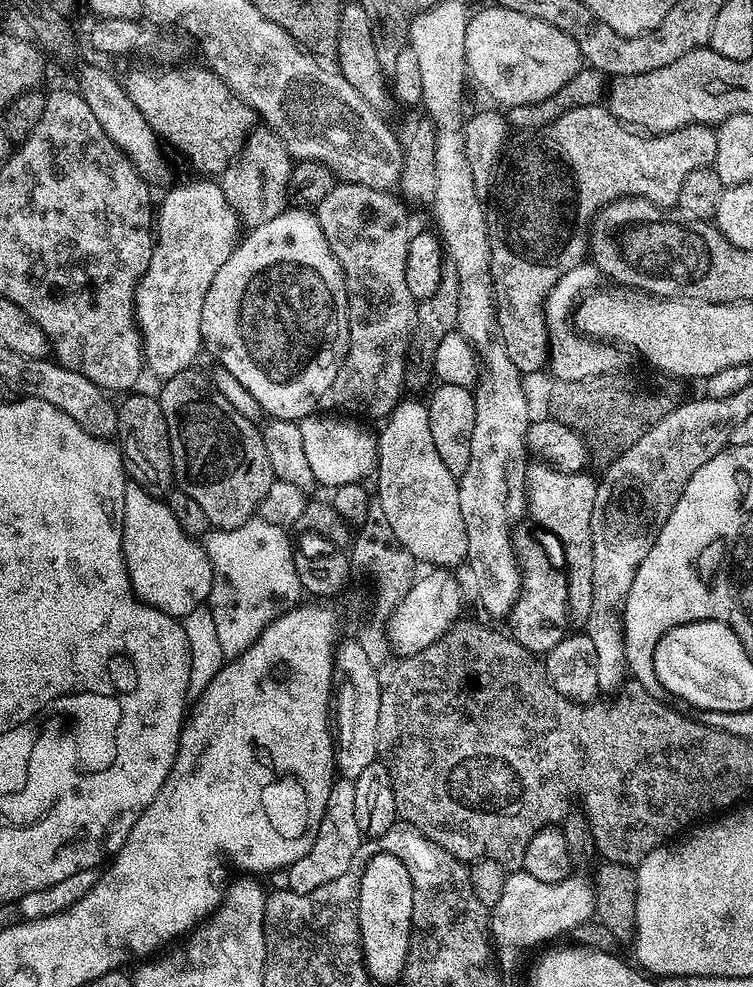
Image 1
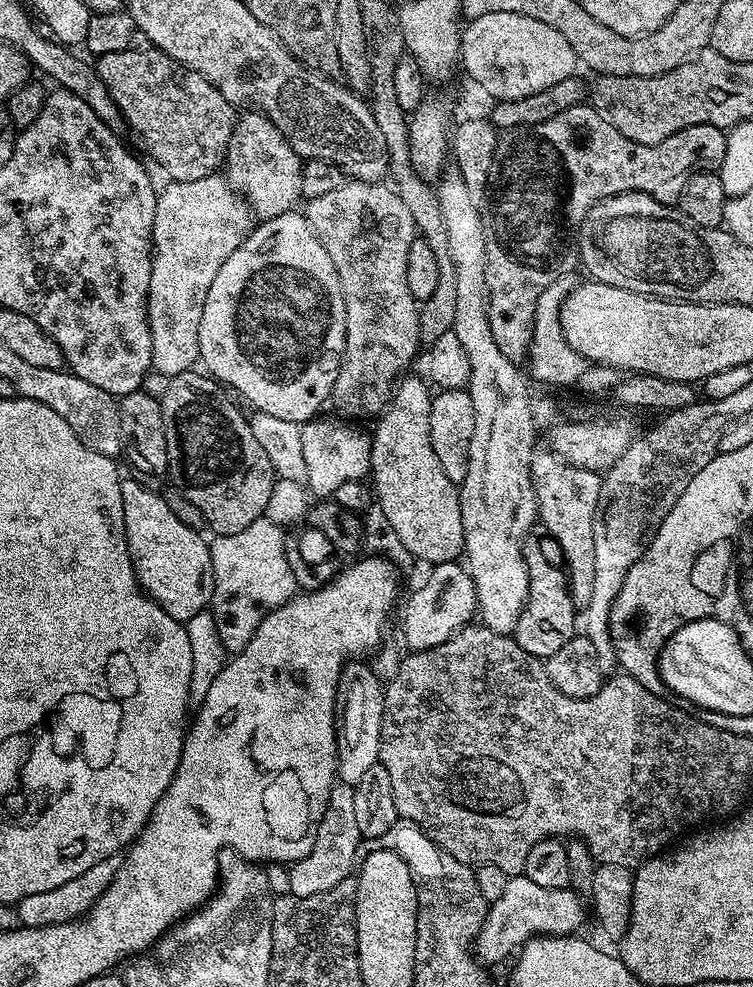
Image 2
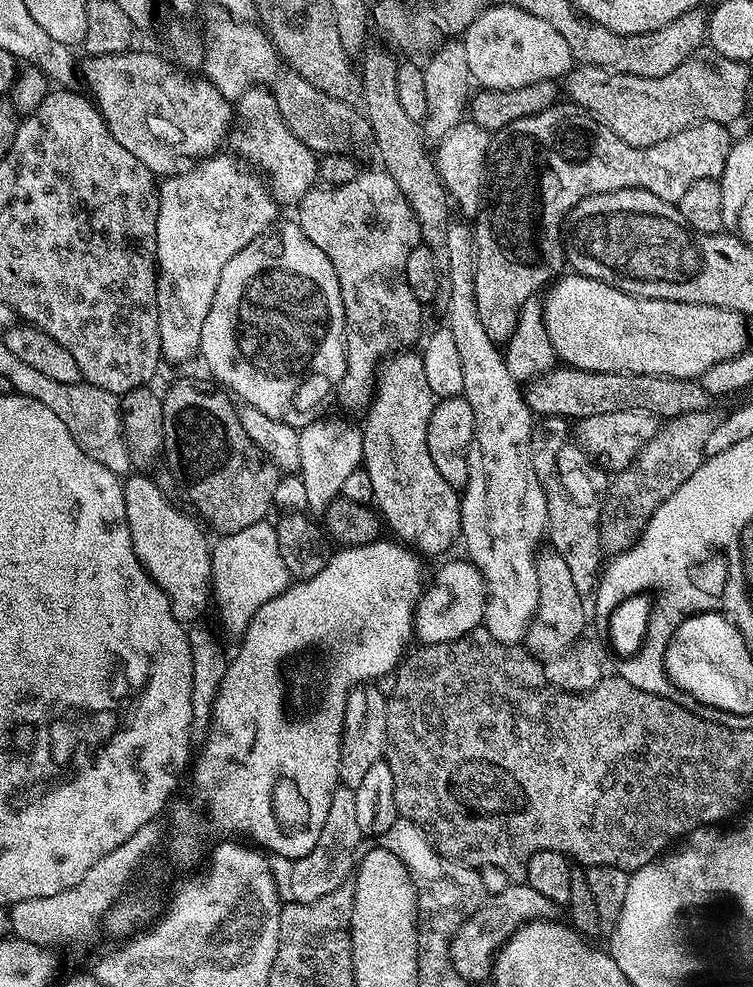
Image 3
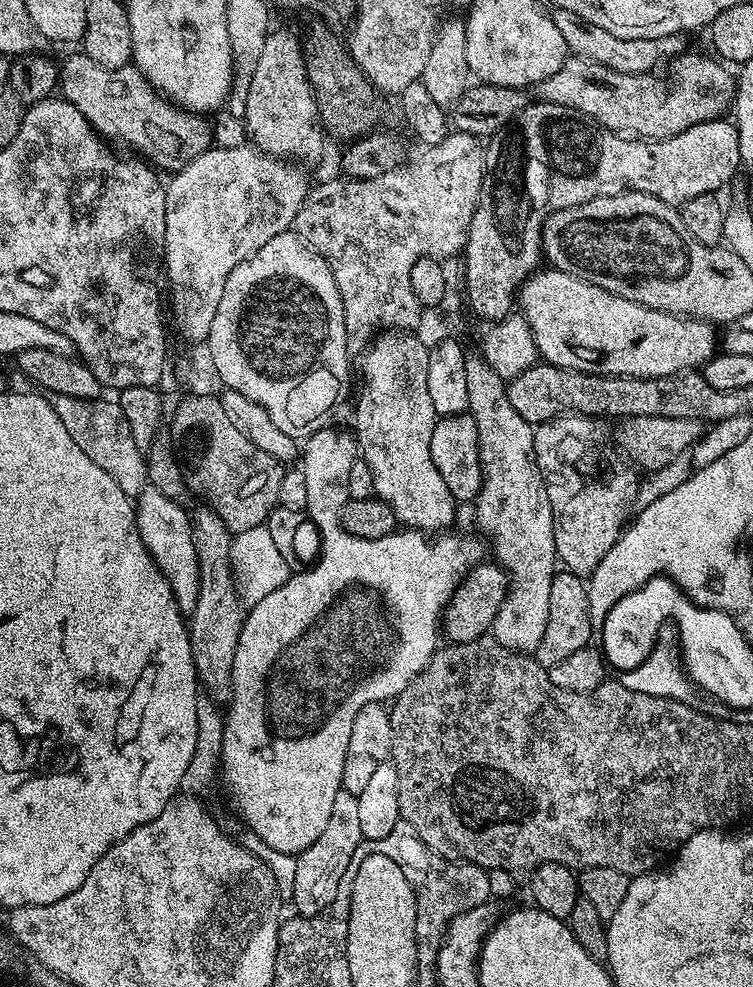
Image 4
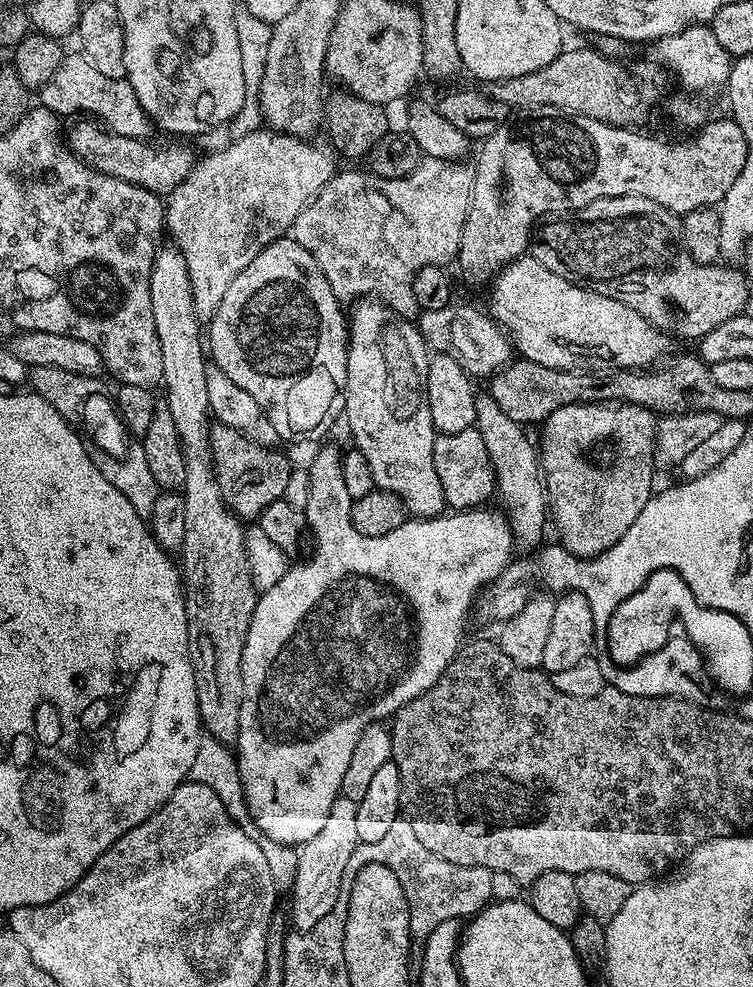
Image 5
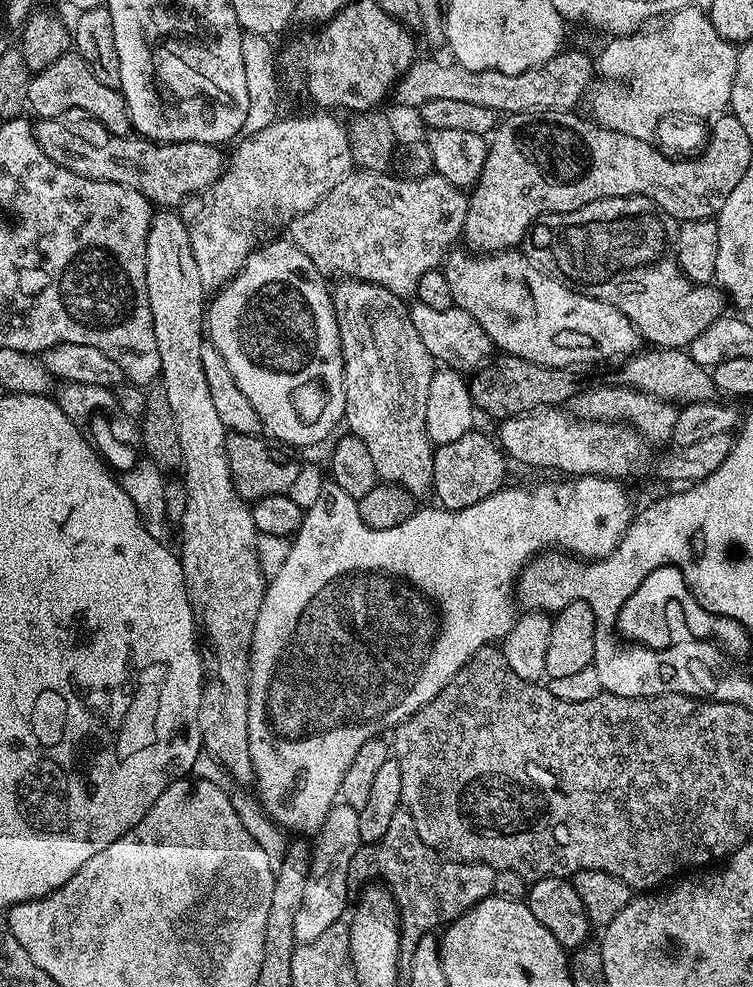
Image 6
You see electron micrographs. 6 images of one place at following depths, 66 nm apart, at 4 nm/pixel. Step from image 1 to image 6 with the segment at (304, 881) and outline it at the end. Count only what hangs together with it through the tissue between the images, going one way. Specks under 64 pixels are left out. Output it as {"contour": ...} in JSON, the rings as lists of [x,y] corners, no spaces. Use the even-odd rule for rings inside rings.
{"contour":[[[343,802],[333,804],[315,840],[310,874],[302,894],[302,906],[298,906],[298,914],[294,918],[294,938],[297,944],[314,942],[314,938],[320,937],[325,930],[330,930],[330,926],[334,926],[334,922],[345,915],[343,912],[348,904],[350,862],[354,862],[354,854],[362,847],[358,834],[357,809],[346,806]]]}

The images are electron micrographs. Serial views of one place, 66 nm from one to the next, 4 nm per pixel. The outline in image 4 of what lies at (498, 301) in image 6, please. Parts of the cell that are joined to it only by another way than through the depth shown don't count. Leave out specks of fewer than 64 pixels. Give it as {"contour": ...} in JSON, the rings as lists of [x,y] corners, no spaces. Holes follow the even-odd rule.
{"contour":[[[551,266],[533,272],[520,285],[518,308],[530,326],[543,363],[592,372],[595,376],[641,376],[643,380],[651,376],[672,376],[676,372],[699,369],[718,348],[717,329],[707,320],[694,320],[676,316],[673,312],[647,308]]]}

